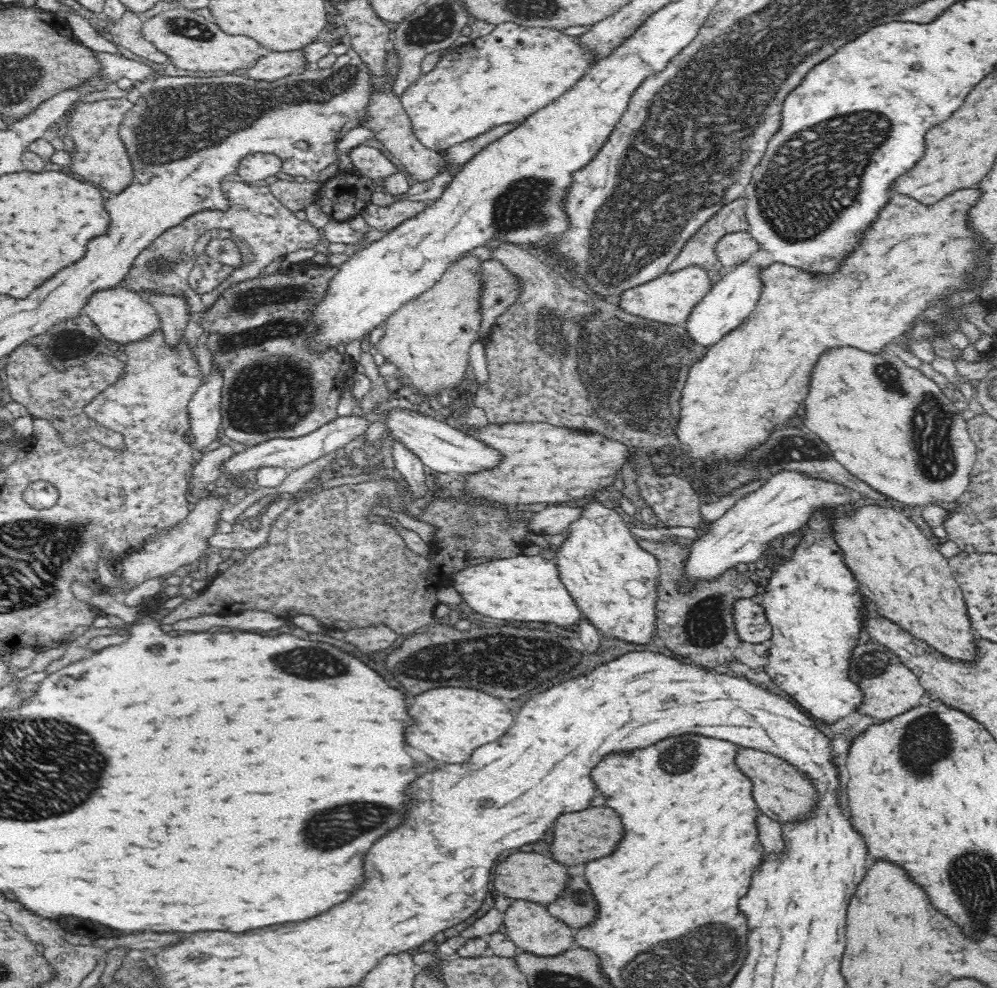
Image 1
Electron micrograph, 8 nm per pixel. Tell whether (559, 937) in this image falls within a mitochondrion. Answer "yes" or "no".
no

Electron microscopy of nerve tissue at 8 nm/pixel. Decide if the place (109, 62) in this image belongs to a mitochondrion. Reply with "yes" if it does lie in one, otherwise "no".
no

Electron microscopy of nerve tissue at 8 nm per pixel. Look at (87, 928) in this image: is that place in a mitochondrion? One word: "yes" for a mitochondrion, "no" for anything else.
no

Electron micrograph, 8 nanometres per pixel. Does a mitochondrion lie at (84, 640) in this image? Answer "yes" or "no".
no

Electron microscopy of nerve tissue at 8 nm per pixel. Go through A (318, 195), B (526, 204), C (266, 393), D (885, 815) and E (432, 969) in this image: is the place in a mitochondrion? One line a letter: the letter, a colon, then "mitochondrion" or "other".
A: other
B: mitochondrion
C: mitochondrion
D: other
E: other

